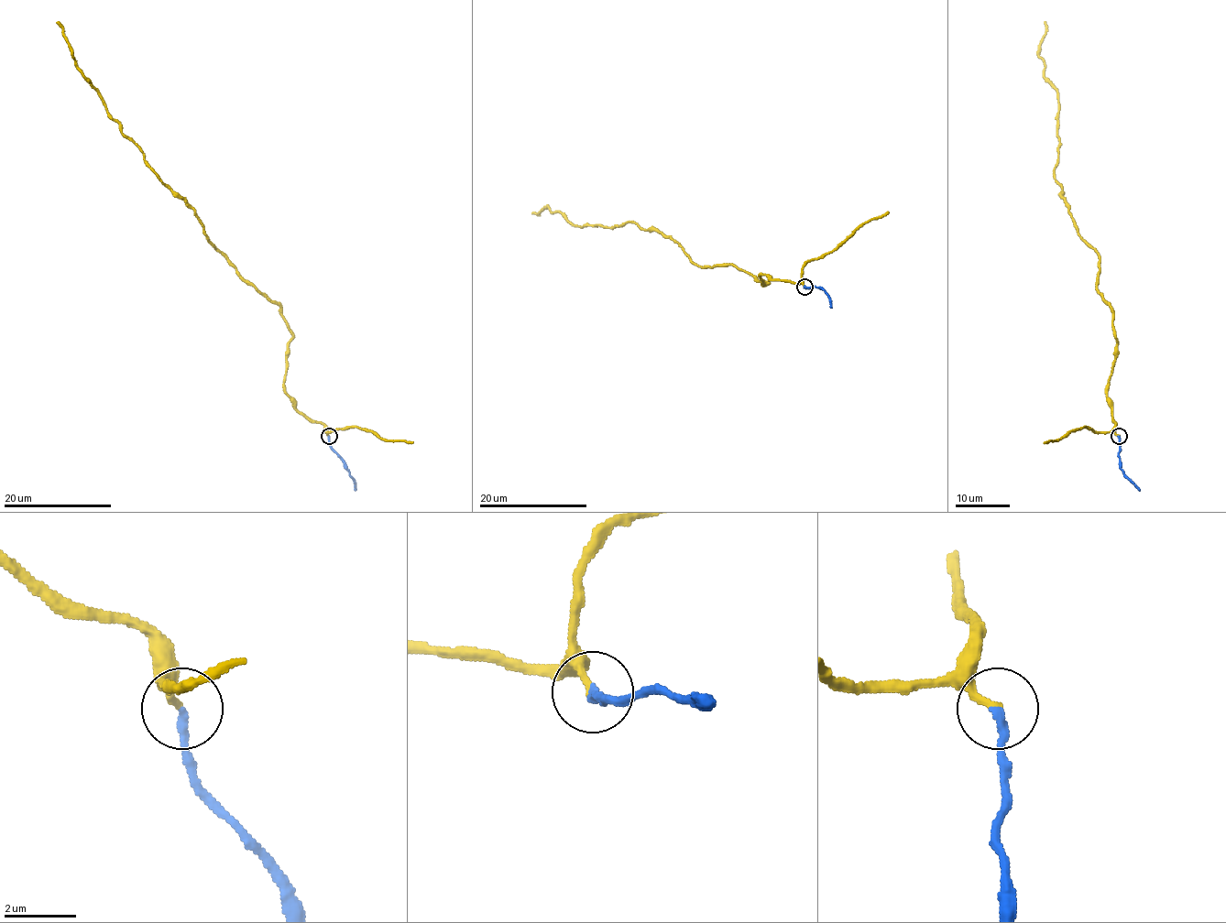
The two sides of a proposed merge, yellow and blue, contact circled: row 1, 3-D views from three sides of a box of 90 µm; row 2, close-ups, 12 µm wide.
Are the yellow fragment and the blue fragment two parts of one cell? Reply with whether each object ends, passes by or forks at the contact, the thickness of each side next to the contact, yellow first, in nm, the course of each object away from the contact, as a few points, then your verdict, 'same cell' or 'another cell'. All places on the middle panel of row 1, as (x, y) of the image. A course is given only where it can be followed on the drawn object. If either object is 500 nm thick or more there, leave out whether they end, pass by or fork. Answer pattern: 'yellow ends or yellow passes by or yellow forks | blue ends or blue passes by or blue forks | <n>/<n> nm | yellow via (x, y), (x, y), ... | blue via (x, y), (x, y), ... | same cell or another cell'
yellow ends | blue ends | 190/240 nm | yellow via (804, 287), (698, 266), (638, 223), (574, 226), (547, 207), (532, 212) | blue via (804, 287), (820, 287), (829, 298), (831, 307) | same cell

